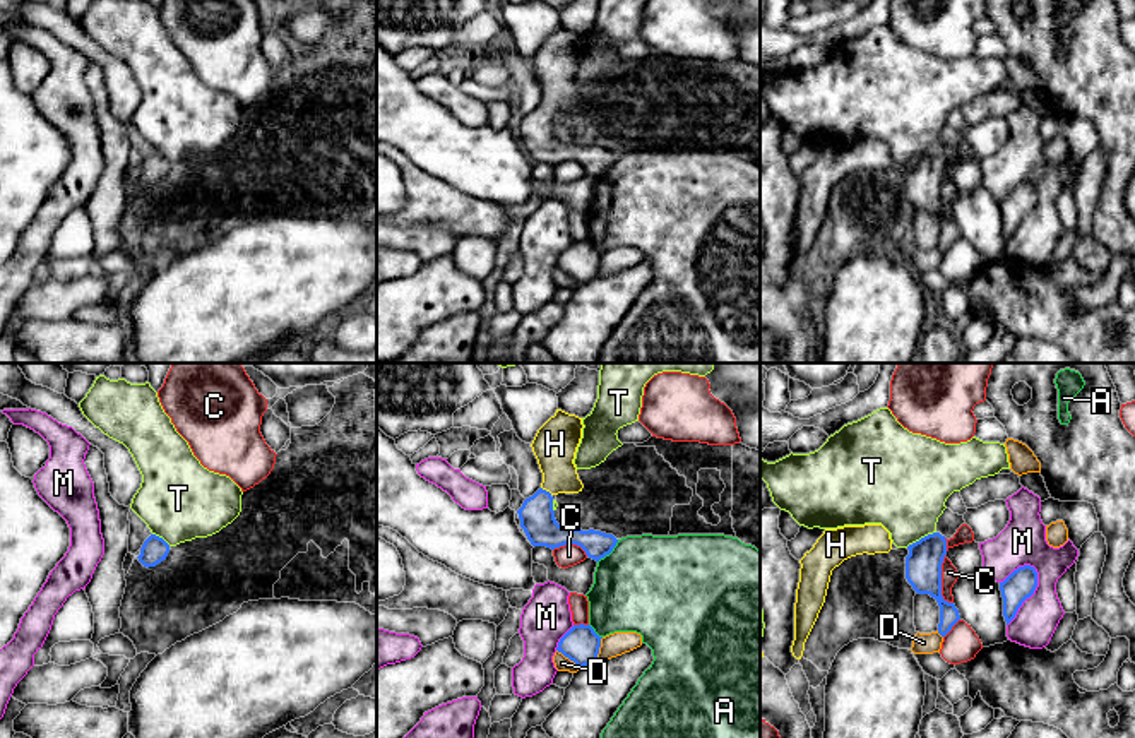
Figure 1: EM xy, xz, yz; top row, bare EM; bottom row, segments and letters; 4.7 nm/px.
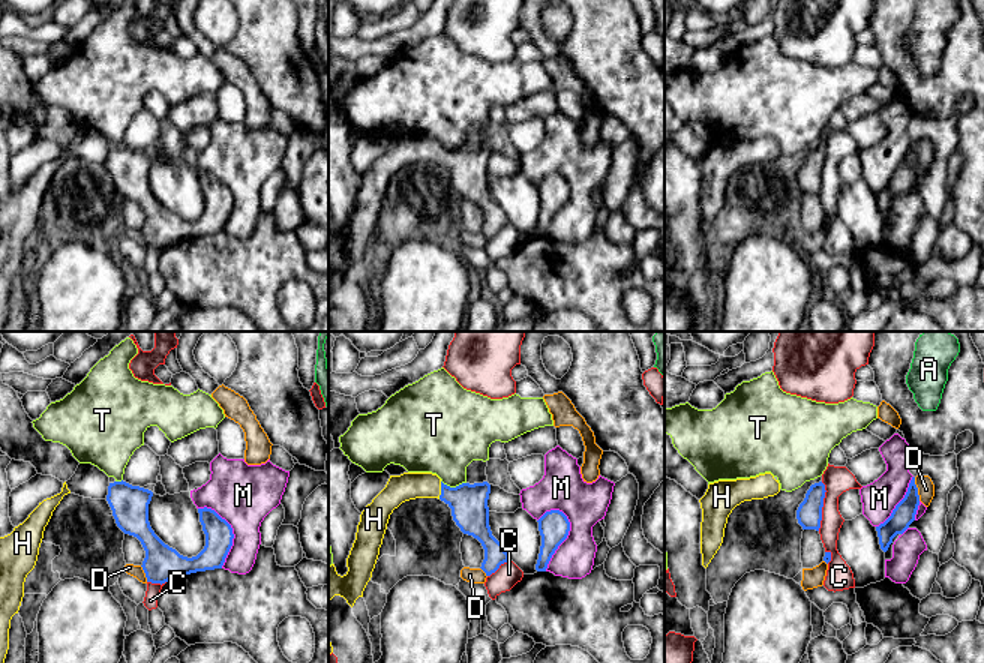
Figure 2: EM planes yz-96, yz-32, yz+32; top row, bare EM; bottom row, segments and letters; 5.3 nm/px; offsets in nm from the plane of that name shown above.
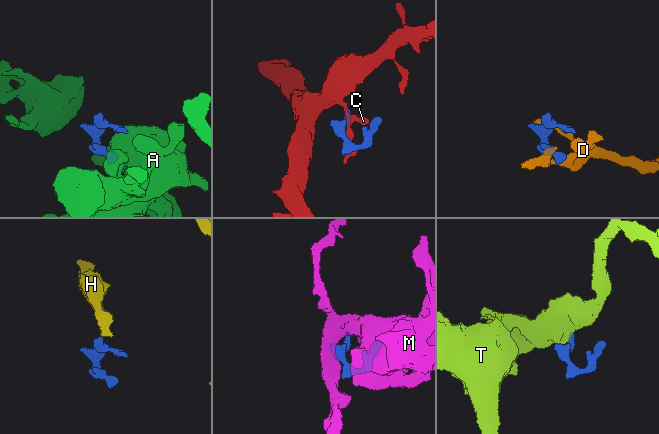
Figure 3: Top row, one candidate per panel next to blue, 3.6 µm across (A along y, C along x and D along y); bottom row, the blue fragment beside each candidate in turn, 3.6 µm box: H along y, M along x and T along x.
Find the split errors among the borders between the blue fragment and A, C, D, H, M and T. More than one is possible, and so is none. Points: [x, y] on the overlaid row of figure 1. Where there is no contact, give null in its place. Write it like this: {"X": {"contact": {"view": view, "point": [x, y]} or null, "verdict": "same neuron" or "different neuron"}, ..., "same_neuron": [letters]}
{"A": {"contact": {"view": "xz", "point": [610, 552]}, "verdict": "different neuron"}, "C": {"contact": {"view": "yz", "point": [940, 581]}, "verdict": "different neuron"}, "D": {"contact": {"view": "xz", "point": [569, 658]}, "verdict": "different neuron"}, "H": {"contact": {"view": "xz", "point": [545, 490]}, "verdict": "same neuron"}, "M": {"contact": {"view": "yz", "point": [1031, 595]}, "verdict": "different neuron"}, "T": {"contact": {"view": "yz", "point": [921, 538]}, "verdict": "different neuron"}, "same_neuron": ["H"]}

